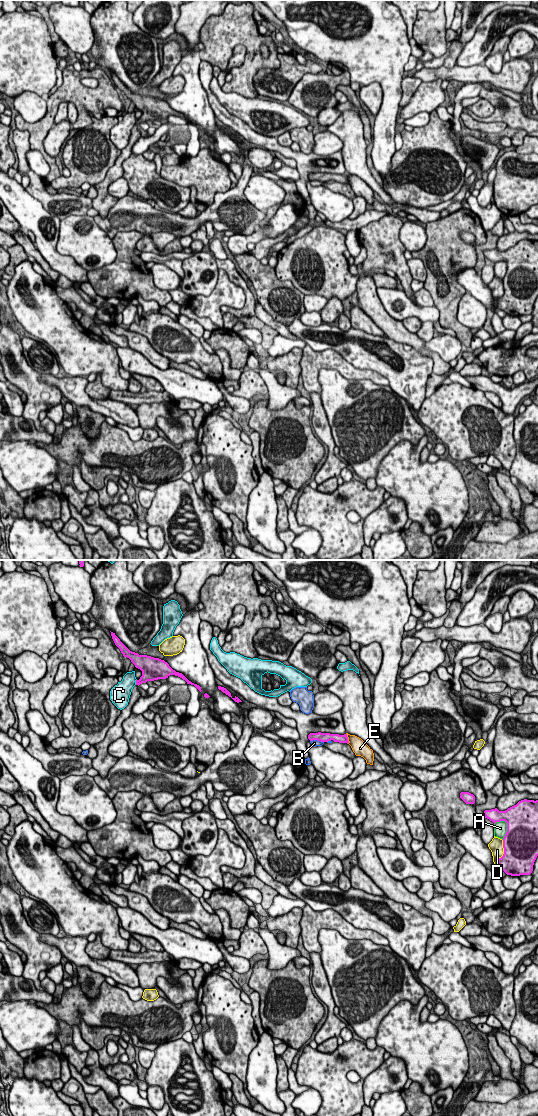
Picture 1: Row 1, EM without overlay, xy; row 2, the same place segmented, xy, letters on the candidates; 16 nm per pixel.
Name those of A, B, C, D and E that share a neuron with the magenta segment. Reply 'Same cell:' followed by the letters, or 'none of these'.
Same cell: none of these

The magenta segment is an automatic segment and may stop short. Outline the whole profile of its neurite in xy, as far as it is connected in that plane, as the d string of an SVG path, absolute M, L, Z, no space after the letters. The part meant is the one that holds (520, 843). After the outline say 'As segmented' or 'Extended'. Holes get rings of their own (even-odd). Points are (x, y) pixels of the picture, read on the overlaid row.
M524 799L505 811L497 808L485 810L484 815L494 824L500 821L507 823L507 832L503 838L504 854L498 859L497 869L511 876L530 875L538 856L538 800Z. As segmented

